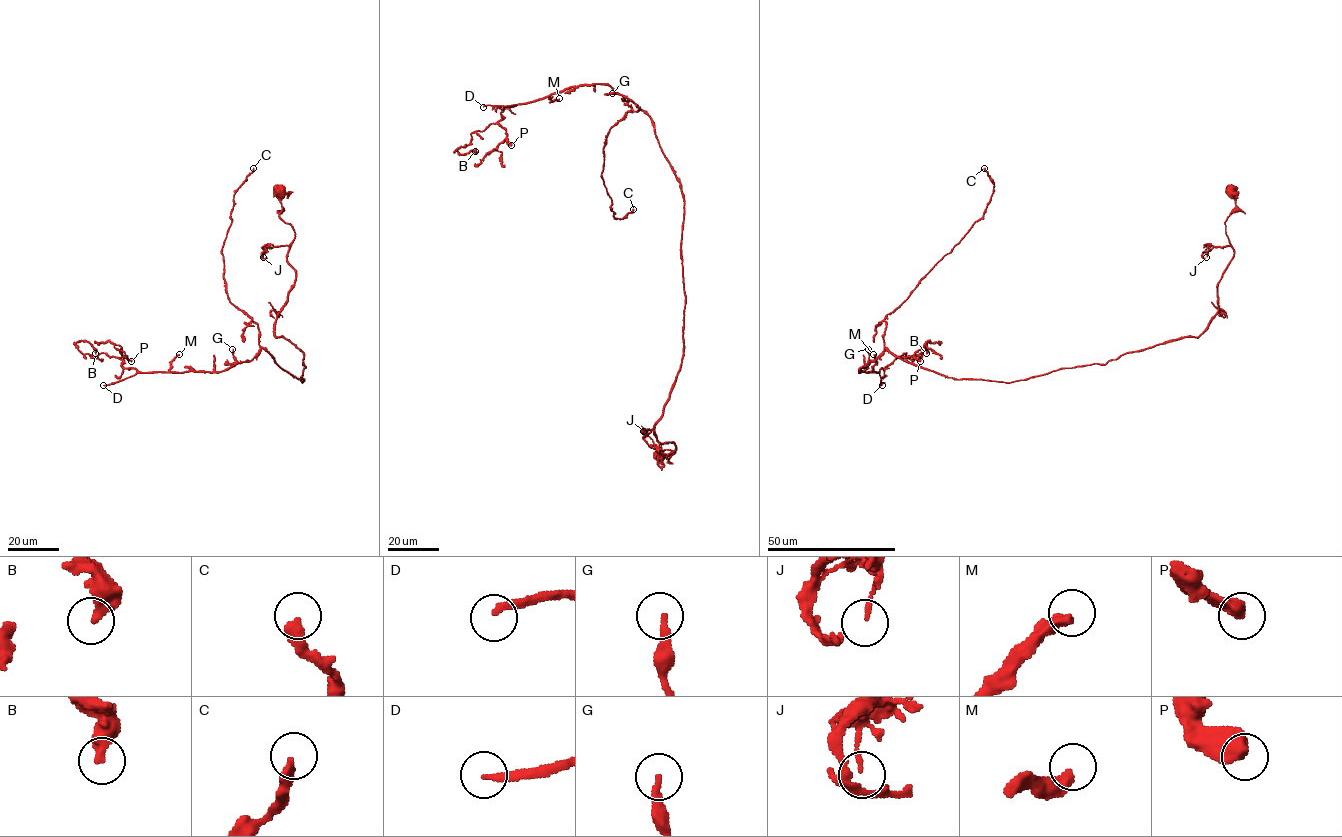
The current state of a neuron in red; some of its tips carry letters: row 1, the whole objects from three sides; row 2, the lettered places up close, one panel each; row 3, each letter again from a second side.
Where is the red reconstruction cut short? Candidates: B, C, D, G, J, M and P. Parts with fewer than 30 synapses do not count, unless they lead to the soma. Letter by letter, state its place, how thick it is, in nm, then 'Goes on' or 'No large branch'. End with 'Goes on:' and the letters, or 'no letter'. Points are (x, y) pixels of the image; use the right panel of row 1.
B: Place: (926, 353). Thickness 440 nm. No large branch
C: Place: (984, 168). Thickness 360 nm. Goes on
D: Place: (882, 385). Thickness 200 nm. Goes on
G: Place: (868, 349). Thickness 240 nm. No large branch
J: Place: (1206, 257). Thickness 130 nm. No large branch
M: Place: (873, 354). Thickness 380 nm. No large branch
P: Place: (920, 361). Thickness 600 nm. No large branch
Goes on: C, D

